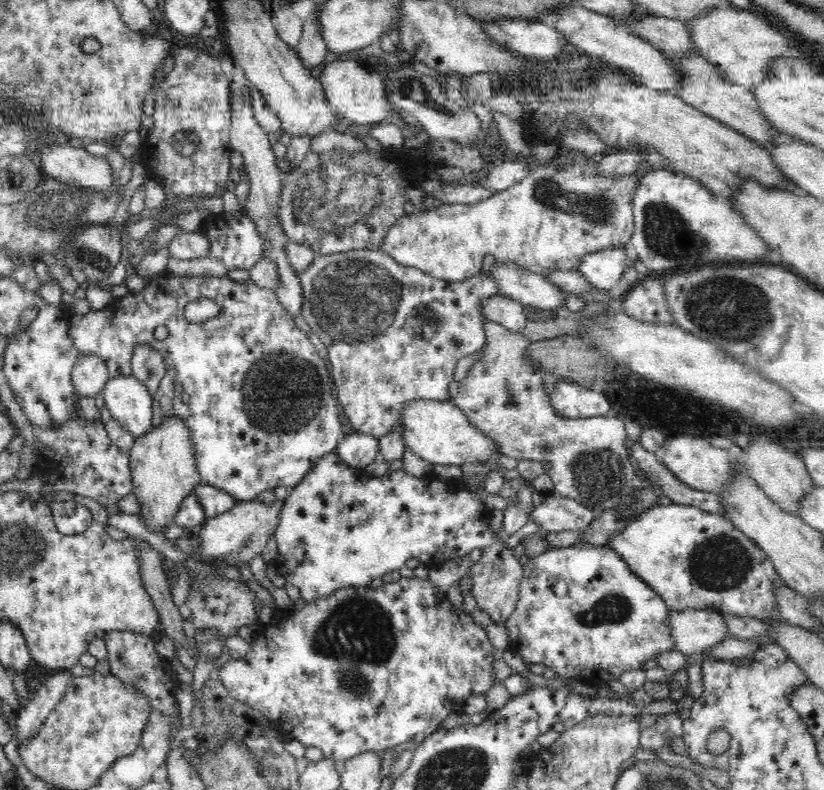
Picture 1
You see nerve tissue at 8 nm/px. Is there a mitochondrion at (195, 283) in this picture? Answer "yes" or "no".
no

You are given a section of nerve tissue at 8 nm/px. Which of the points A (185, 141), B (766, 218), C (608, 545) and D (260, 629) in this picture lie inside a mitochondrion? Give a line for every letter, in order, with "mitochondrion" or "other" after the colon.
A: mitochondrion
B: other
C: other
D: other

